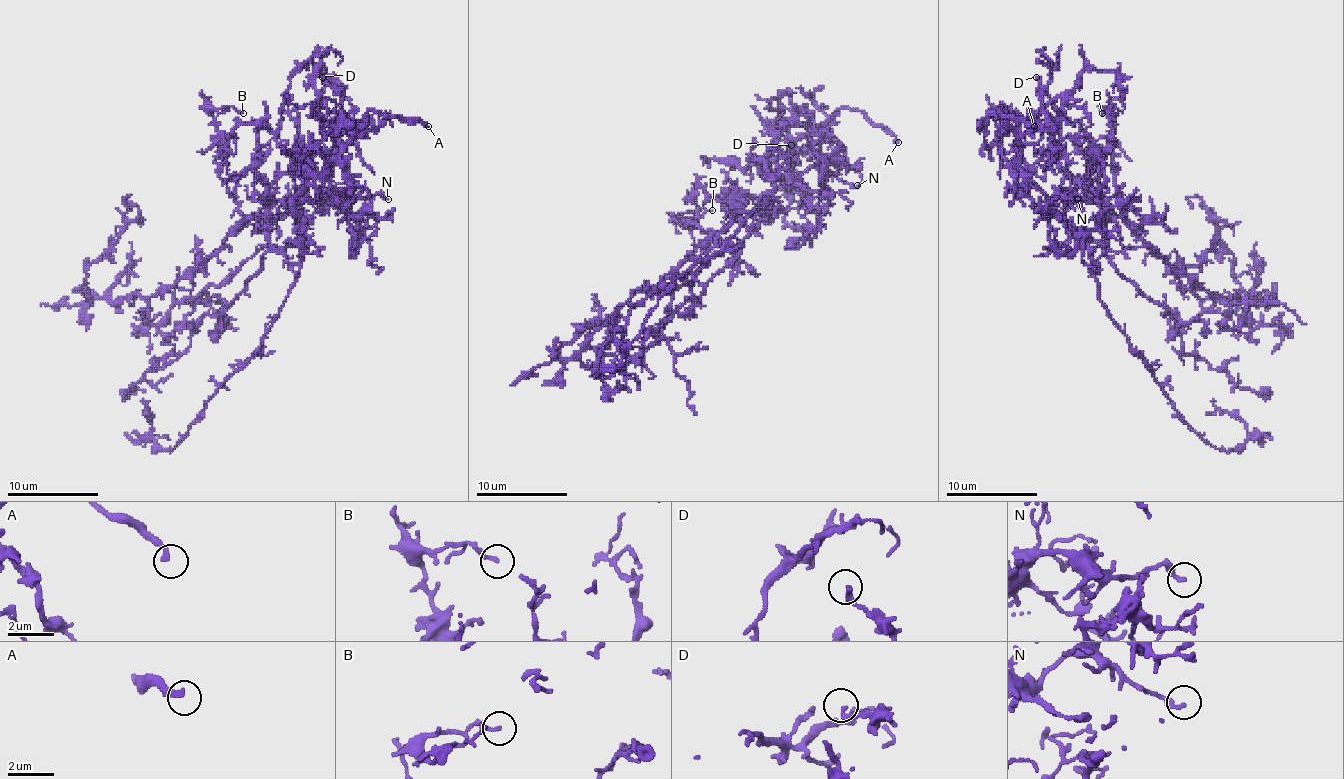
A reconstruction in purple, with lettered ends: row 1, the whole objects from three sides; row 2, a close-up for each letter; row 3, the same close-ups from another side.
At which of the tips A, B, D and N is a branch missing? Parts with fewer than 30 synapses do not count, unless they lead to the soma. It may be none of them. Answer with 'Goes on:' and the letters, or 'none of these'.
Goes on: A

